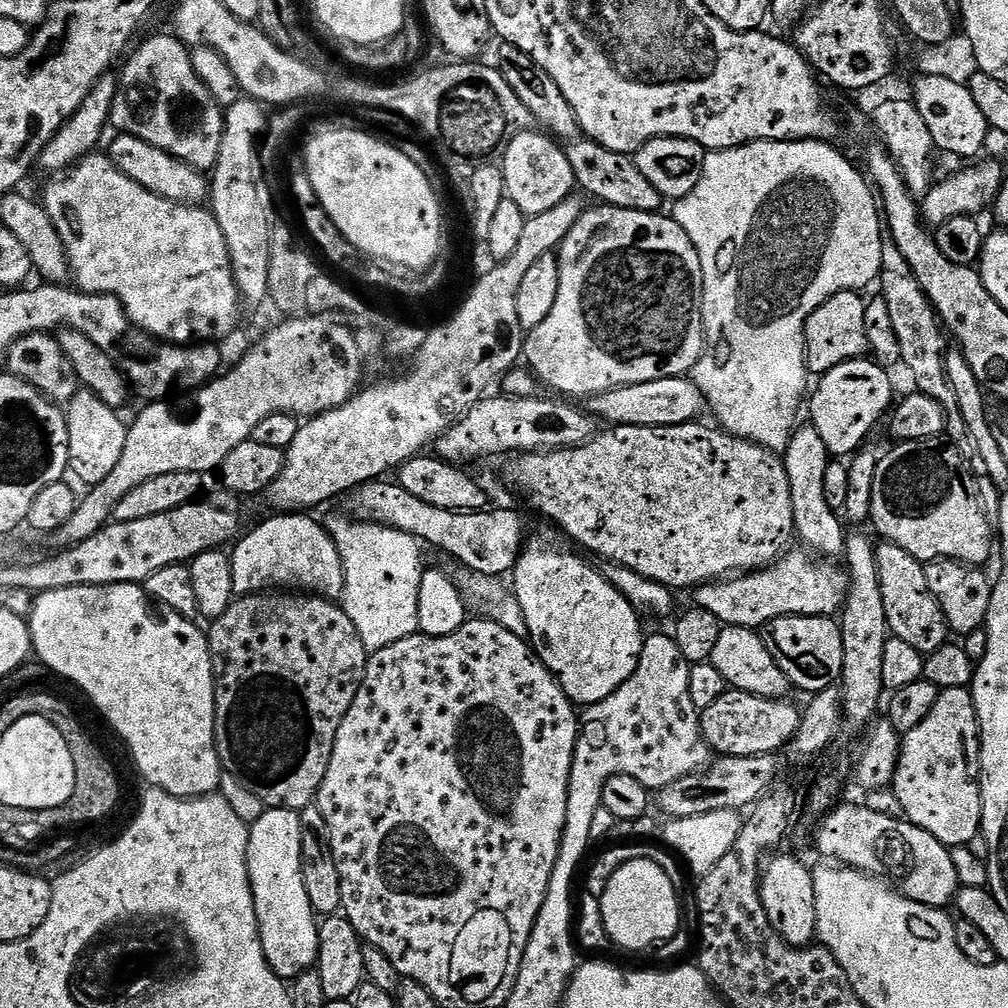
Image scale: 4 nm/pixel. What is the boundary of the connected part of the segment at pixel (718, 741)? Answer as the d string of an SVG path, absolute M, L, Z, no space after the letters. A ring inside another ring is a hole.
M725 690L722 698L714 702L714 706L706 706L700 712L700 729L704 741L713 753L721 756L770 756L779 753L794 738L800 725L801 709L791 704L791 699L771 700L754 694L746 694L735 690Z

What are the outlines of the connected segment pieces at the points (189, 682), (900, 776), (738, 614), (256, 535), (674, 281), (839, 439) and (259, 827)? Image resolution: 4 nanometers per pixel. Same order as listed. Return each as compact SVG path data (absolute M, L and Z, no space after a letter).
M107 584L106 586L70 586L66 590L50 590L49 592L41 592L32 601L32 610L26 617L28 621L28 629L30 630L30 638L32 639L32 651L35 659L40 659L46 667L52 672L57 672L60 676L65 676L72 684L77 684L90 699L96 703L96 708L101 712L102 715L108 719L108 724L117 732L118 735L124 739L124 744L128 747L128 752L132 755L132 760L136 763L136 768L145 776L149 781L147 782L153 788L161 788L163 792L169 792L172 796L183 796L185 798L195 798L197 796L210 796L213 795L220 787L220 778L222 775L222 769L220 766L220 755L216 749L216 675L212 673L212 651L208 645L208 637L205 629L199 628L195 623L195 619L178 614L174 610L163 606L157 606L152 597L144 591L143 587L139 584Z
M946 688L938 694L938 702L930 714L914 726L914 730L903 733L900 741L900 757L890 792L900 803L903 819L914 826L934 834L950 850L971 845L972 839L981 835L982 798L980 797L980 723L976 717L974 698L968 688Z
M785 551L775 564L766 568L699 585L694 592L695 607L710 610L726 626L753 630L771 624L780 616L835 617L848 596L847 571L840 566L835 568L832 562L817 562L807 551L792 551Z
M308 514L272 515L276 516L262 521L253 532L245 531L235 541L236 549L231 549L236 596L251 596L269 590L299 590L339 601L344 595L344 567L331 531L311 520Z
M592 207L559 246L558 298L546 322L527 333L523 355L527 367L543 387L553 388L564 398L591 398L627 384L687 377L704 353L700 313L704 279L698 250L671 215Z
M861 358L842 362L842 366L834 366L825 376L819 377L816 393L812 396L812 420L811 427L818 430L822 436L822 442L826 442L826 450L833 457L848 458L853 455L869 439L872 427L885 416L893 407L892 380L887 376L885 369L877 364L875 359Z
M268 808L248 829L248 877L252 887L252 897L254 898L254 914L258 918L258 934L262 942L262 950L266 954L266 962L270 970L285 982L292 982L296 977L303 974L308 969L315 969L320 958L320 925L314 909L310 906L310 898L306 894L306 882L302 882L302 826L300 825L299 811L291 808Z

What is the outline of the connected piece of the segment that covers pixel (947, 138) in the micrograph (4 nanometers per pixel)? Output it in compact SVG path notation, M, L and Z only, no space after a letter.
M926 75L916 76L916 95L914 101L917 110L922 114L926 127L933 135L935 147L941 152L949 152L952 156L976 156L984 148L990 137L990 129L986 118L982 118L982 110L974 103L974 94L970 94L967 83L958 82L956 78L940 78Z

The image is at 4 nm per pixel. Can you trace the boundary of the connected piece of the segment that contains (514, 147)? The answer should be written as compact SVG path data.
M540 130L519 132L510 143L503 145L502 167L507 199L524 211L525 217L537 216L558 206L576 188L574 170L570 170L567 151L551 135Z

